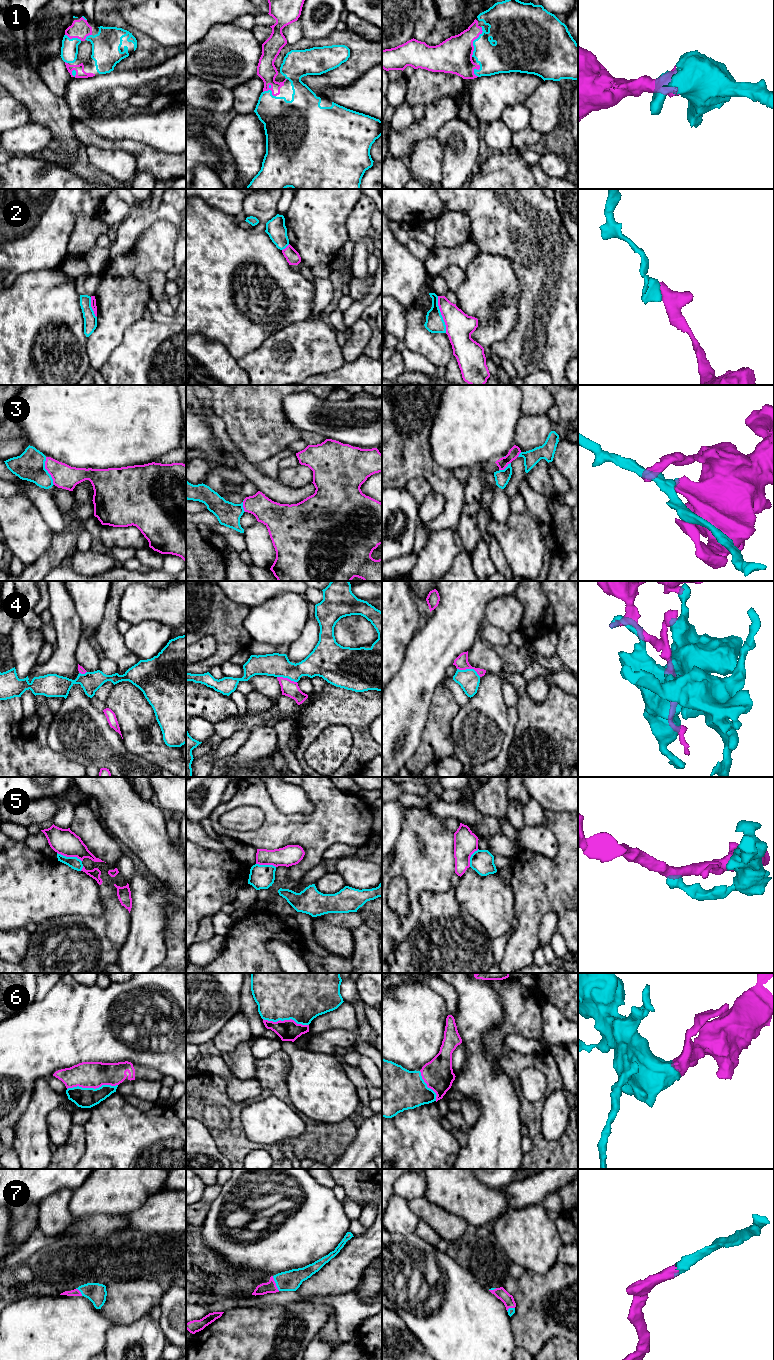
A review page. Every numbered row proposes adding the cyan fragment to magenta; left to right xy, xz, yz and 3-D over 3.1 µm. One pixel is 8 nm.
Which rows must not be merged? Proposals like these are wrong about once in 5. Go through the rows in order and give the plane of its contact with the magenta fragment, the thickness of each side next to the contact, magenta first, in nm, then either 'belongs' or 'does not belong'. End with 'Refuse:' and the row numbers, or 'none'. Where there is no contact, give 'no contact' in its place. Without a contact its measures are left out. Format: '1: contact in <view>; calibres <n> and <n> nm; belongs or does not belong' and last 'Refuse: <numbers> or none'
1: contact in yz; calibres 280 and 240 nm; belongs
2: contact in yz; calibres 220 and 150 nm; does not belong
3: contact in xy; calibres 190 and 240 nm; does not belong
4: contact in yz; calibres 110 and 170 nm; does not belong
5: contact in xy; calibres 200 and 90 nm; does not belong
6: contact in xy; calibres 200 and 160 nm; belongs
7: contact in xz; calibres 100 and 160 nm; belongs
Refuse: 2, 3, 4, 5

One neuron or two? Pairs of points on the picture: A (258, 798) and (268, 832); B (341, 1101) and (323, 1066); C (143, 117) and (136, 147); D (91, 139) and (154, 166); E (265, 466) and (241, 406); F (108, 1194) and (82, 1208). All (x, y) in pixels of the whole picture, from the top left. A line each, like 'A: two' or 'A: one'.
A: one
B: one
C: two
D: one
E: two
F: one

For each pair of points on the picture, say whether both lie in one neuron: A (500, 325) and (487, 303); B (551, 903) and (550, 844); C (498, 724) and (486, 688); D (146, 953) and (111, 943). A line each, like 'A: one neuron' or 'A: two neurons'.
A: one neuron
B: two neurons
C: one neuron
D: two neurons

